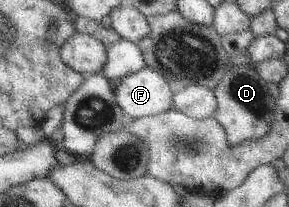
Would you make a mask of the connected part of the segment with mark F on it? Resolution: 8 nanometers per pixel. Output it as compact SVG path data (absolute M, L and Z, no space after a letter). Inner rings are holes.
M145 67L124 77L115 93L115 101L127 120L156 116L174 107L174 90L170 83Z

